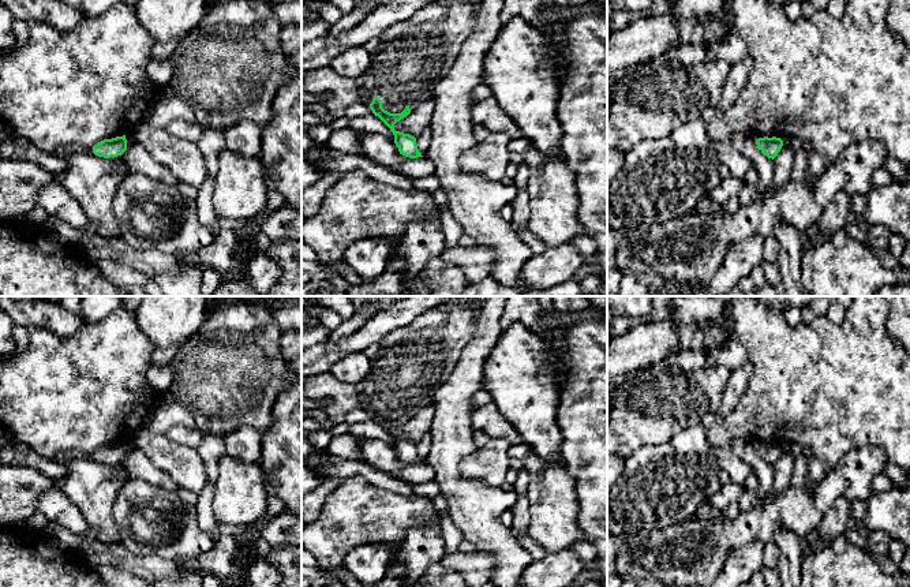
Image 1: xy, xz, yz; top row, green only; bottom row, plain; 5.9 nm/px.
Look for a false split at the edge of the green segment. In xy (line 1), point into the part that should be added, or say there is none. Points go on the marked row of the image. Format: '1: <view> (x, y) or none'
1: none

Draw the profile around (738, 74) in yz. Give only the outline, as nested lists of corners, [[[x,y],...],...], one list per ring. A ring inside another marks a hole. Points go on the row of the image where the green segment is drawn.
[[[750,55],[730,66],[727,81],[723,86],[720,101],[715,105],[718,112],[729,109],[741,96],[749,79],[753,61]]]

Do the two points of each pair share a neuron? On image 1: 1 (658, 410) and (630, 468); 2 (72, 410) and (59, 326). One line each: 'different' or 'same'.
1: different
2: different

